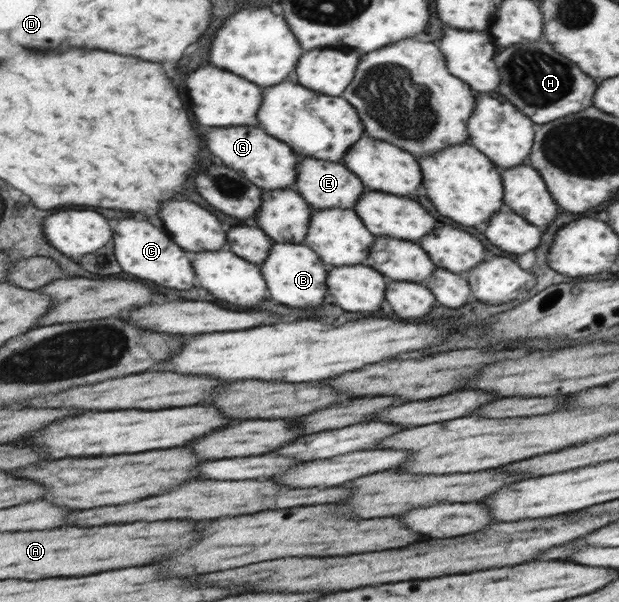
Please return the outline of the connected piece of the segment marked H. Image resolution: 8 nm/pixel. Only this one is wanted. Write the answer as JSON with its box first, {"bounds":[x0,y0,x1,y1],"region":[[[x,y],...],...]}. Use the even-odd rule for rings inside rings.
{"bounds":[495,39,599,125],"region":[[[538,39],[531,43],[498,48],[495,57],[495,63],[503,75],[503,82],[497,92],[530,116],[536,125],[584,111],[594,105],[595,91],[598,91],[599,81],[588,76],[578,64],[567,59],[567,56],[553,49],[551,43]]]}

